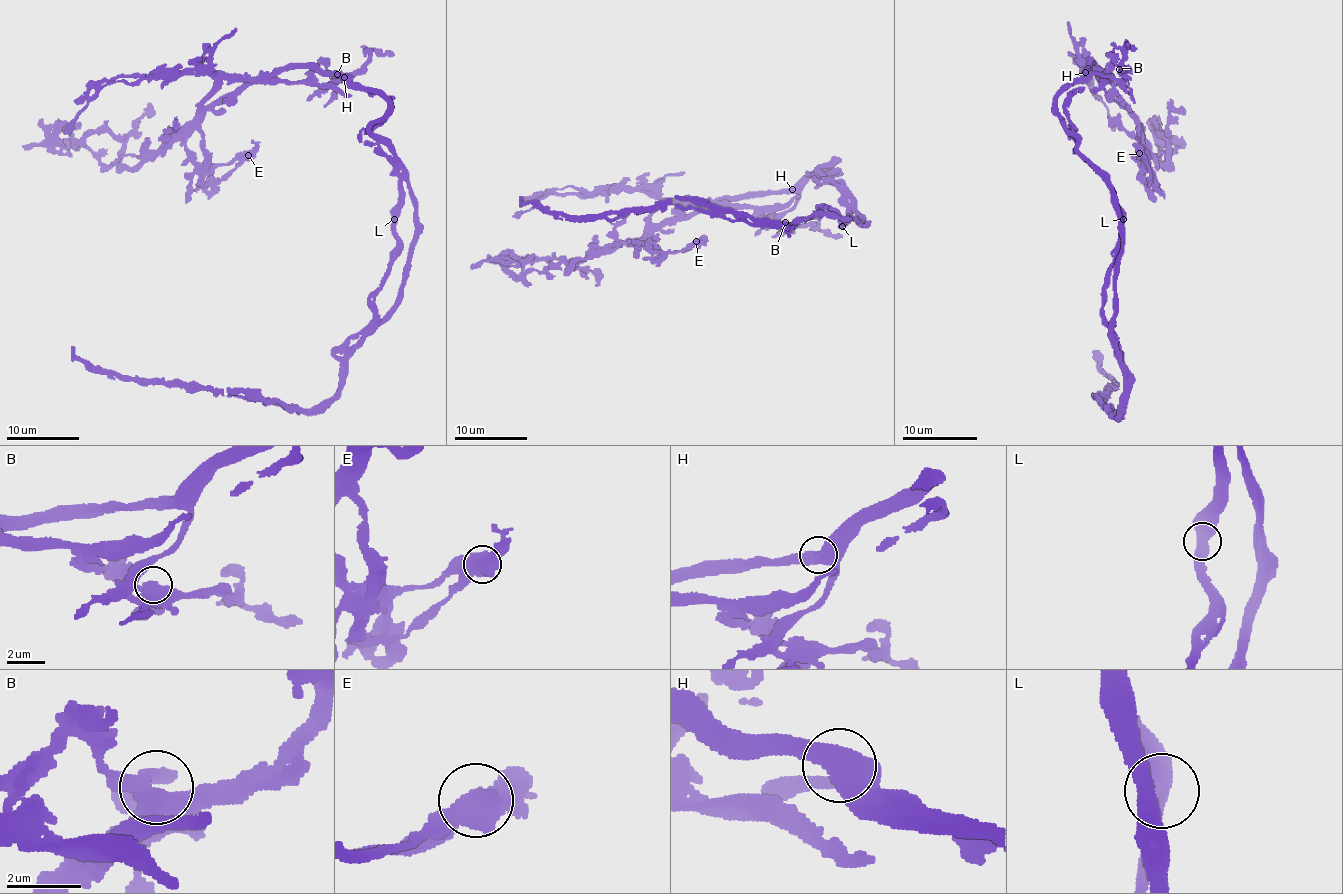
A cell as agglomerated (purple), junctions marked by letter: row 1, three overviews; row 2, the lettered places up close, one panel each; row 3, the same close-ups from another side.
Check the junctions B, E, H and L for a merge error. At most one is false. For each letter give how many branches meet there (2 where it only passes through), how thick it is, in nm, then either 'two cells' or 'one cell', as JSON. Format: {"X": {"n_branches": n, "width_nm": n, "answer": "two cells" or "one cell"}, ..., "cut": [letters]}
{"B": {"n_branches": 3, "width_nm": 440, "answer": "one cell"}, "E": {"n_branches": 2, "width_nm": 750, "answer": "two cells"}, "H": {"n_branches": 2, "width_nm": 600, "answer": "one cell"}, "L": {"n_branches": 2, "width_nm": 460, "answer": "one cell"}, "cut": ["E"]}

